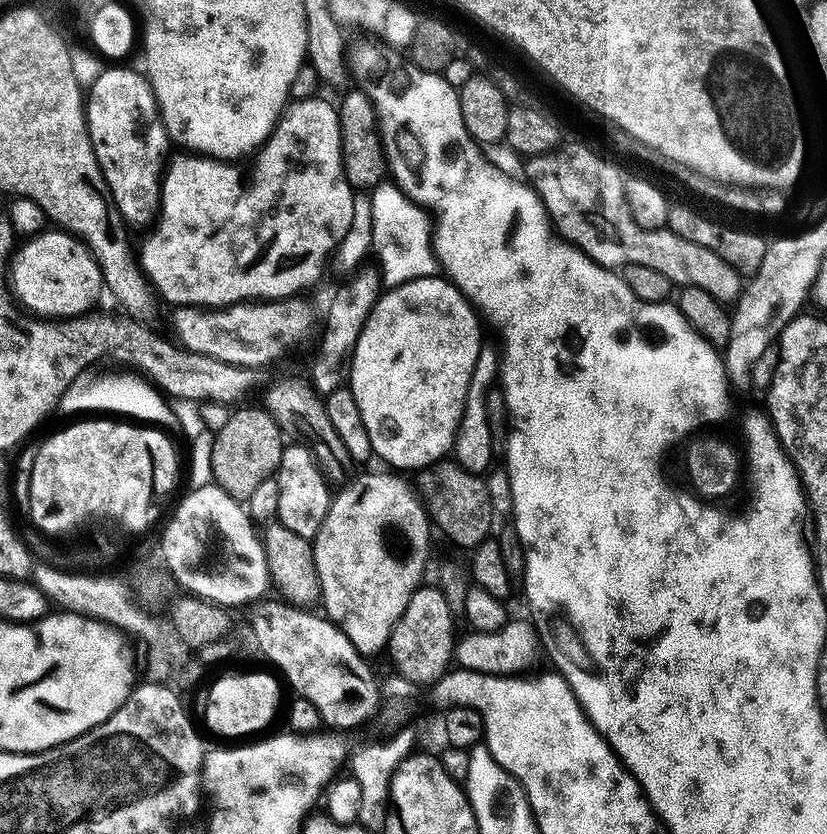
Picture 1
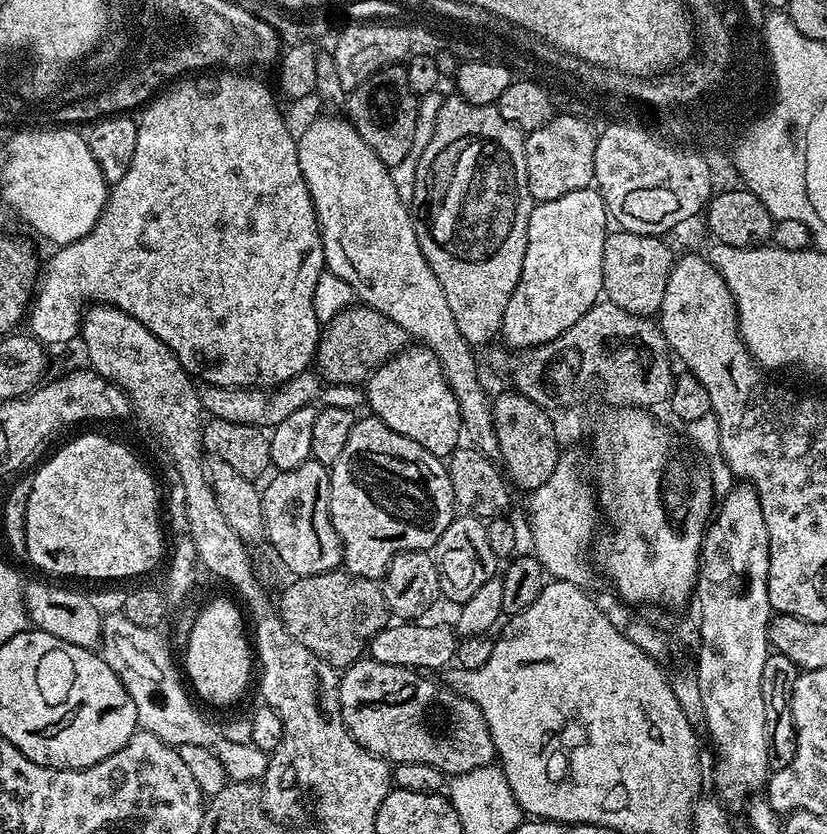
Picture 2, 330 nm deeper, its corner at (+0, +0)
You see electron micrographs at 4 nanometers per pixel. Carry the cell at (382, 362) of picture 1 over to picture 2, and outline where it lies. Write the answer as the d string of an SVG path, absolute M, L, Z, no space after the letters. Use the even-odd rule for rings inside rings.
M412 346L399 352L393 360L388 360L380 369L366 381L366 404L370 406L371 415L377 416L390 430L418 442L430 454L447 458L462 440L462 421L458 402L454 398L451 386L446 382L444 370L438 358L426 347Z

